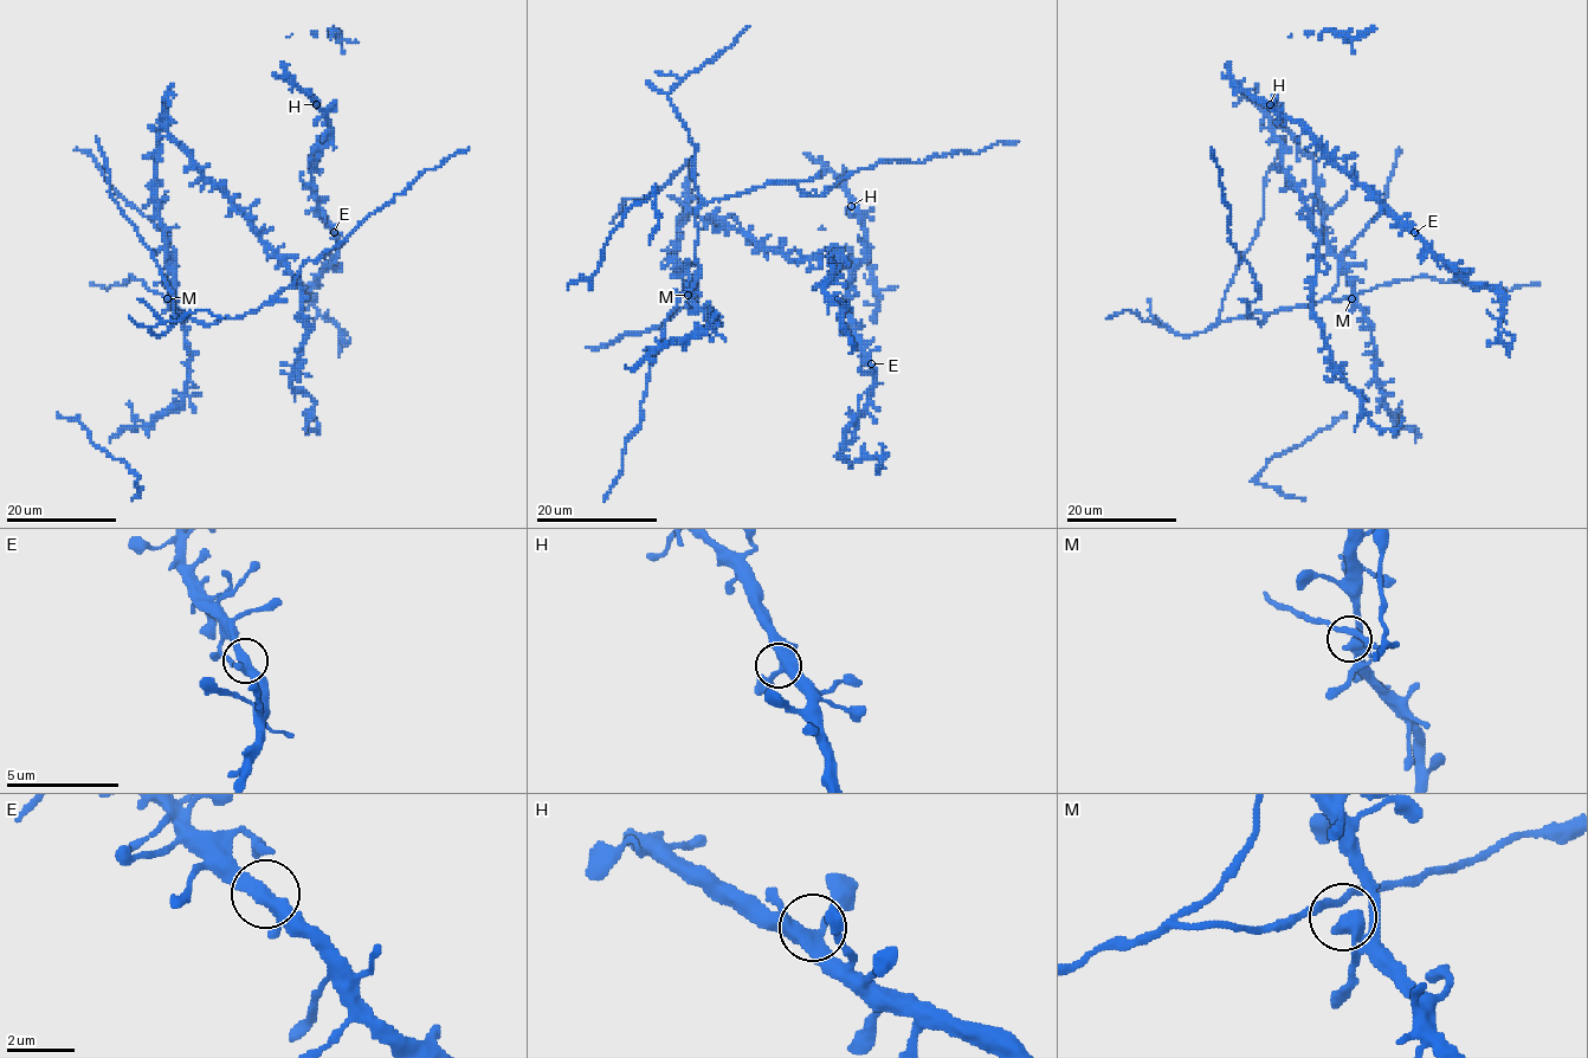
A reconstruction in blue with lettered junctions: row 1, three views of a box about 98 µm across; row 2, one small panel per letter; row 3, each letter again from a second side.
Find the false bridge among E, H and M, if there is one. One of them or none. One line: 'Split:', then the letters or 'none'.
Split: none

